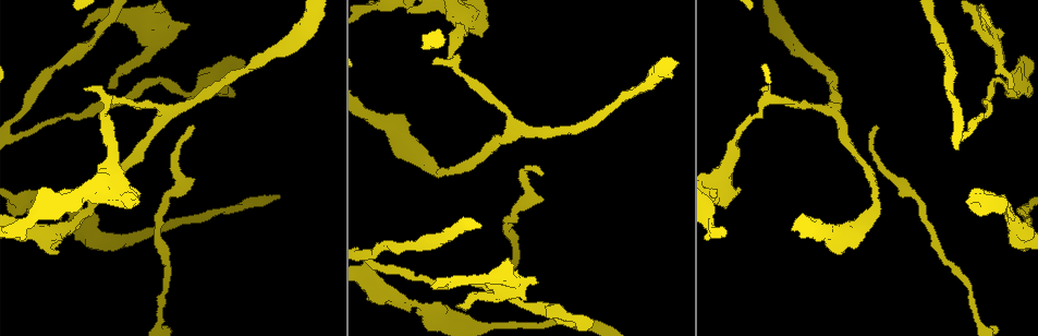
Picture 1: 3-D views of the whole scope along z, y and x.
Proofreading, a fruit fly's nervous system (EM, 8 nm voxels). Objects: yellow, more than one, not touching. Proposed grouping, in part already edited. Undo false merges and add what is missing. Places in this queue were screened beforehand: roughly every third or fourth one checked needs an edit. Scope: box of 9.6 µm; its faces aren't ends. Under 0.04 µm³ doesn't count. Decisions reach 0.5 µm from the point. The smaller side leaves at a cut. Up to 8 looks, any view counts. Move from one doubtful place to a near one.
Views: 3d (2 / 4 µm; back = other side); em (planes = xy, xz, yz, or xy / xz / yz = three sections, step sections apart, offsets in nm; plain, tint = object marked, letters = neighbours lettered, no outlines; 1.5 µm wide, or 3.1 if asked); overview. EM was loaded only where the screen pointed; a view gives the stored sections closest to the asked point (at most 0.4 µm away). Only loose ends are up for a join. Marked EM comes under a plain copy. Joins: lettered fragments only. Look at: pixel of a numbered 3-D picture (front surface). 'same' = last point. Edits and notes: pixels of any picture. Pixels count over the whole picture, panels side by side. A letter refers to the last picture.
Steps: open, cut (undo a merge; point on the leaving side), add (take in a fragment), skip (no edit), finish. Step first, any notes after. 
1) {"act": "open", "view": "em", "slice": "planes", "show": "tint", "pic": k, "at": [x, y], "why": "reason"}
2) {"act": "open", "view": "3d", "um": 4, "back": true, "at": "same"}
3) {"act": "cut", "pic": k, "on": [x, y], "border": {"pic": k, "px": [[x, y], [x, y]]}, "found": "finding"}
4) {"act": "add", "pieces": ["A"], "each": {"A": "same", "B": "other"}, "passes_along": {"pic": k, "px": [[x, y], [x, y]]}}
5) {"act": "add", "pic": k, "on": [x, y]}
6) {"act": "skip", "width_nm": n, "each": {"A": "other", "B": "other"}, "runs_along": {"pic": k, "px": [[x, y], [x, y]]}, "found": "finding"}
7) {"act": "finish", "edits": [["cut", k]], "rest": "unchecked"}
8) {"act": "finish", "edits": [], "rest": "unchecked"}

{"act": "open", "view": "3d", "um": 4, "back": true, "pic": 1, "at": [876, 127], "why": "thin end"}

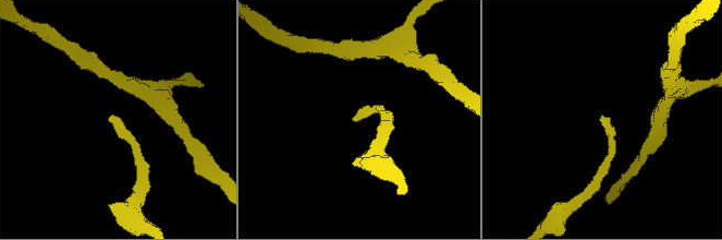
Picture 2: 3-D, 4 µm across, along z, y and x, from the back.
{"act": "open", "view": "em", "slice": "planes", "show": "tint", "pic": 2, "at": [357, 113], "why": "shape alone is not enough"}

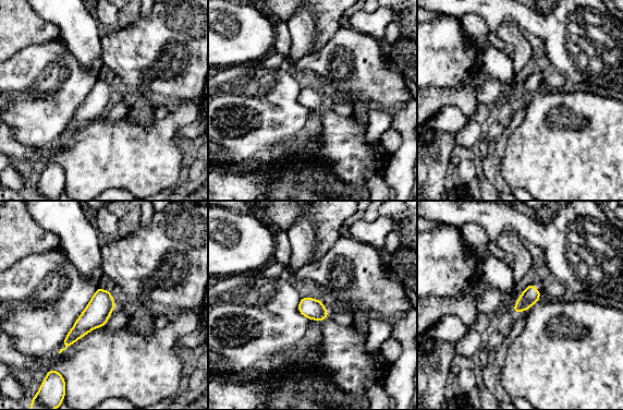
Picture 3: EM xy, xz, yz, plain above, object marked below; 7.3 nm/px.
{"act": "open", "view": "em", "slice": "planes", "show": "letters", "at": "same", "why": "what lies round it"}

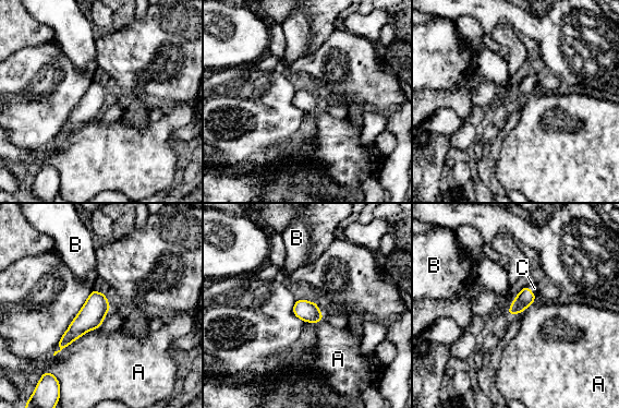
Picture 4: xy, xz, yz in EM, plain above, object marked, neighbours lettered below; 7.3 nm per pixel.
{"act": "add", "pieces": ["C"], "each": {"A": "other", "B": "other", "C": "same"}, "passes_along": {"pic": 4, "px": [[525, 297], [531, 291], [534, 288]]}, "found": "it goes on there"}

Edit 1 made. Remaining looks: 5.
{"act": "open", "view": "overview"}

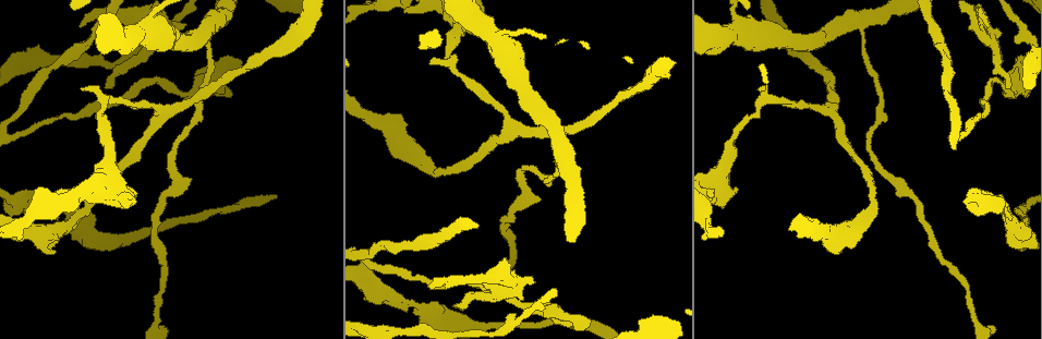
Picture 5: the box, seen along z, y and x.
{"act": "open", "view": "em", "slice": "planes", "show": "letters", "pic": 5, "at": [432, 60], "why": "thin end"}

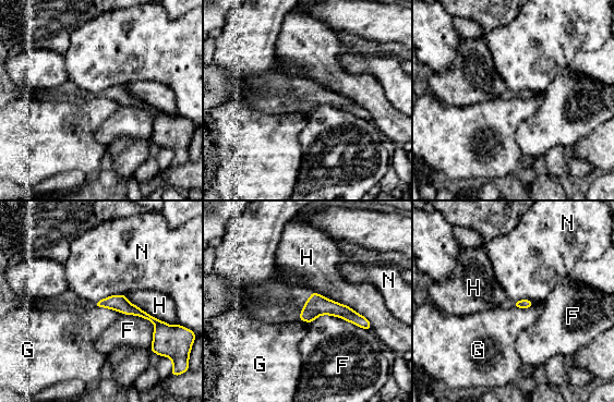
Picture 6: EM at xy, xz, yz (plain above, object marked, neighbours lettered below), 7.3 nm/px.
{"act": "skip", "each": {"F": "other", "G": "other", "H": "other", "N": "other"}, "border": {"pic": 6, "px": [[95, 306], [104, 306], [121, 312]]}, "found": "none of them fits"}

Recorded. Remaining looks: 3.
{"act": "finish", "edits": [["add", 4]], "rest": "unchecked"}

